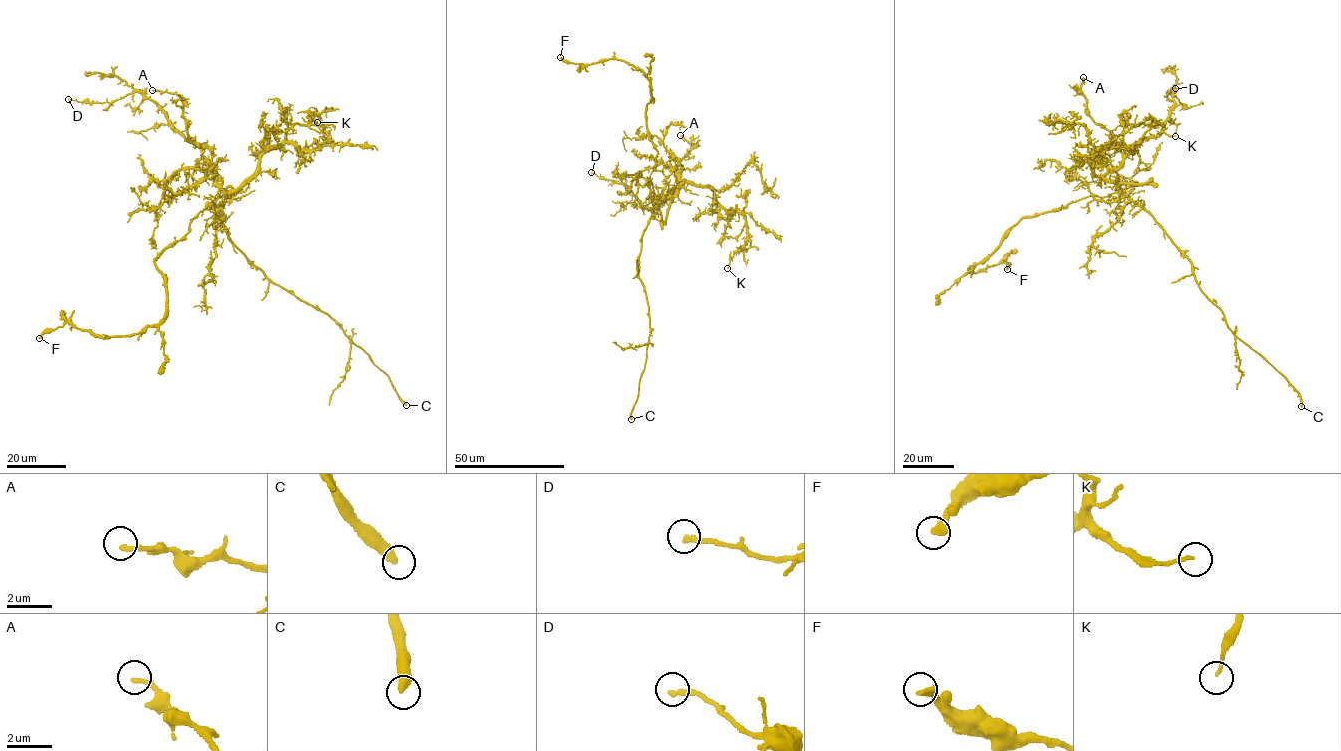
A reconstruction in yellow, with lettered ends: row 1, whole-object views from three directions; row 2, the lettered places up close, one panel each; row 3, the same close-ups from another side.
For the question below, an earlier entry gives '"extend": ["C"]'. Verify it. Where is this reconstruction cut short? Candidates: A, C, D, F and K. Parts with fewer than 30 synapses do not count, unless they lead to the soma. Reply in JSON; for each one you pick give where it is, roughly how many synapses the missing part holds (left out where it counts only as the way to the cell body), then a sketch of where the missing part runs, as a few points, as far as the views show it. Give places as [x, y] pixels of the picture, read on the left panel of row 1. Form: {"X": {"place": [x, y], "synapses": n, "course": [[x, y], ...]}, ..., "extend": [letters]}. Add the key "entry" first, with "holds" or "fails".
{"entry": "holds", "C": {"place": [406, 405]}, "extend": ["C"]}

